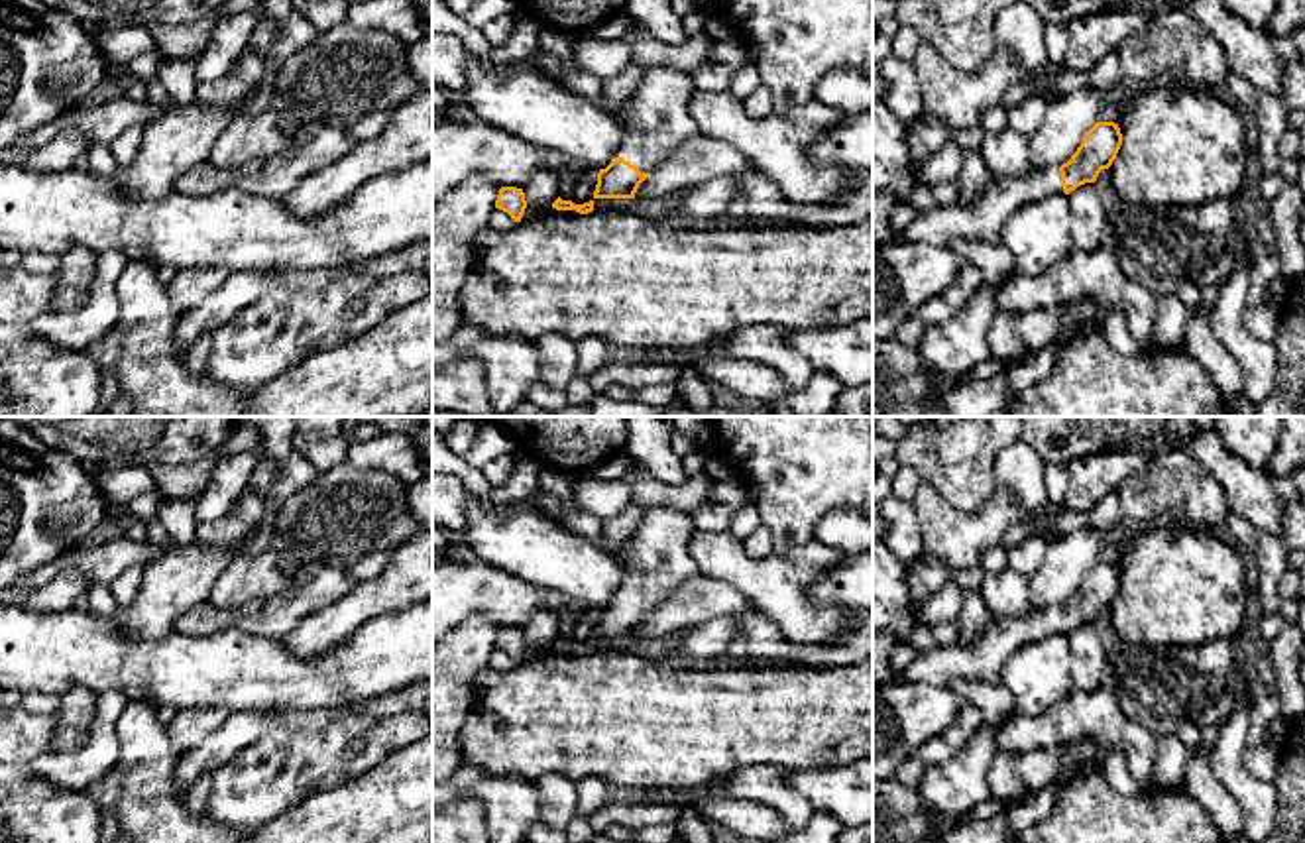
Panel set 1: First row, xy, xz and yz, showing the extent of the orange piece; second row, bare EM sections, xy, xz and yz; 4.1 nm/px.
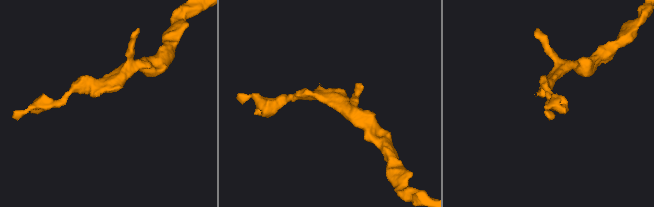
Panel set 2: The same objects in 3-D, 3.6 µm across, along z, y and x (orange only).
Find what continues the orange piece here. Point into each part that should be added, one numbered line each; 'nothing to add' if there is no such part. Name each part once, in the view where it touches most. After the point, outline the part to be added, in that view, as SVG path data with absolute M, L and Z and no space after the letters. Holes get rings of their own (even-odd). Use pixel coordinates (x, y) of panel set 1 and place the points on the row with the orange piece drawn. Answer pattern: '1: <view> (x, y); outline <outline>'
1: xz (657, 122); outline M647 67L641 86L619 116L625 138L615 157L623 157L641 173L651 173L698 136L698 126L688 114L694 92L692 73L676 67Z

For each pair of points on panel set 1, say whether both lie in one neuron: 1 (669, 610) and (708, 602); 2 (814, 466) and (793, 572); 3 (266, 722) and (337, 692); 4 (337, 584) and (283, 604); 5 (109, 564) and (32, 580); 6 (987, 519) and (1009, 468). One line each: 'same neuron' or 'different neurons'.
1: same neuron
2: different neurons
3: different neurons
4: same neuron
5: same neuron
6: different neurons

